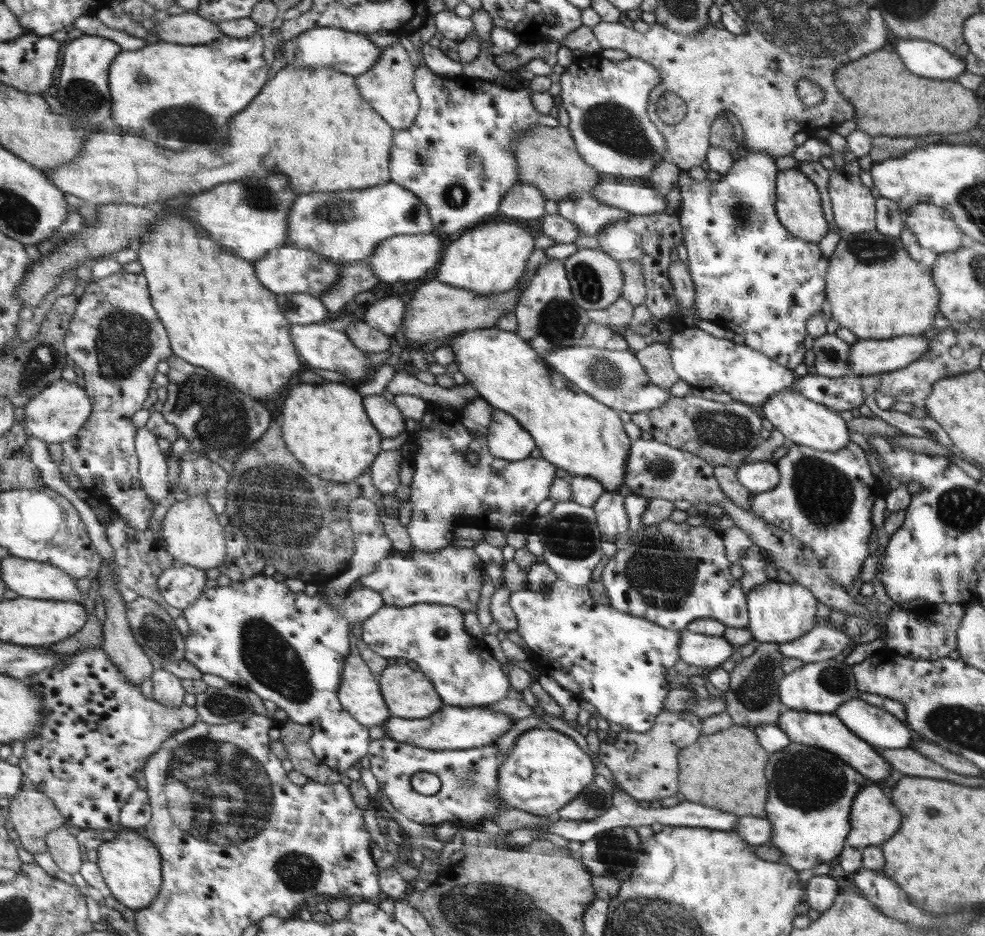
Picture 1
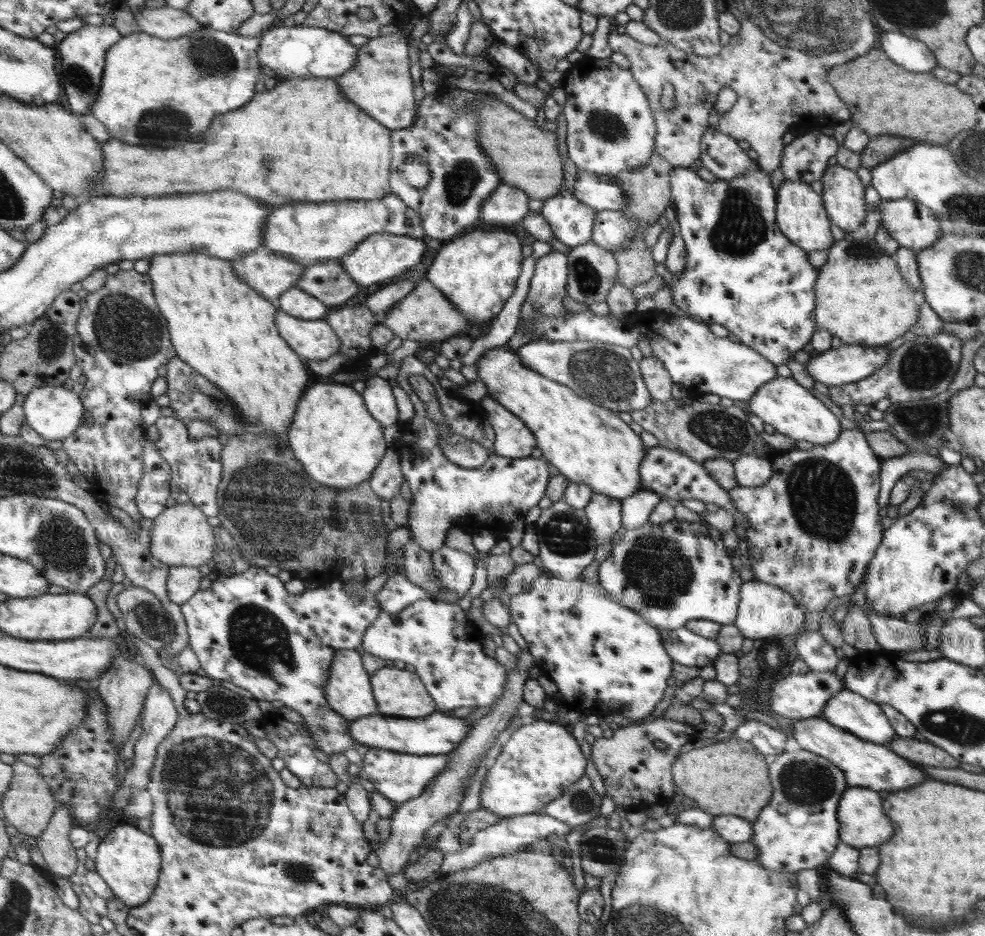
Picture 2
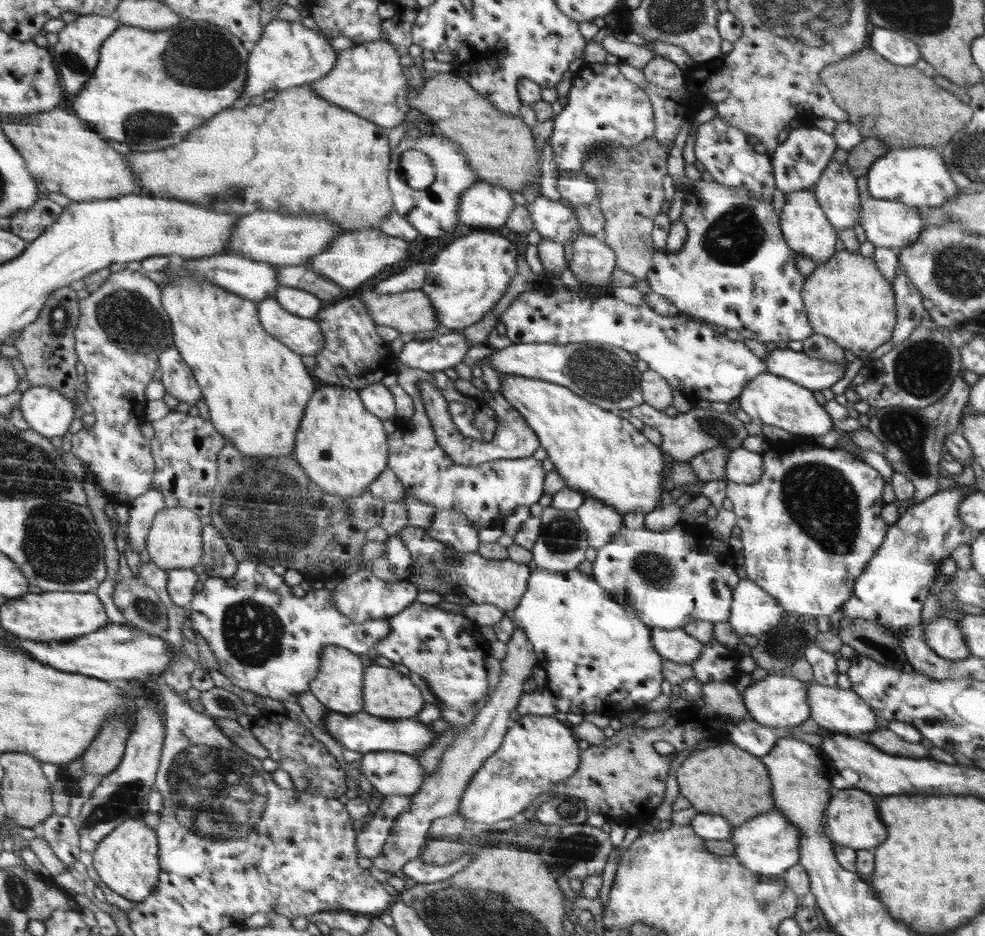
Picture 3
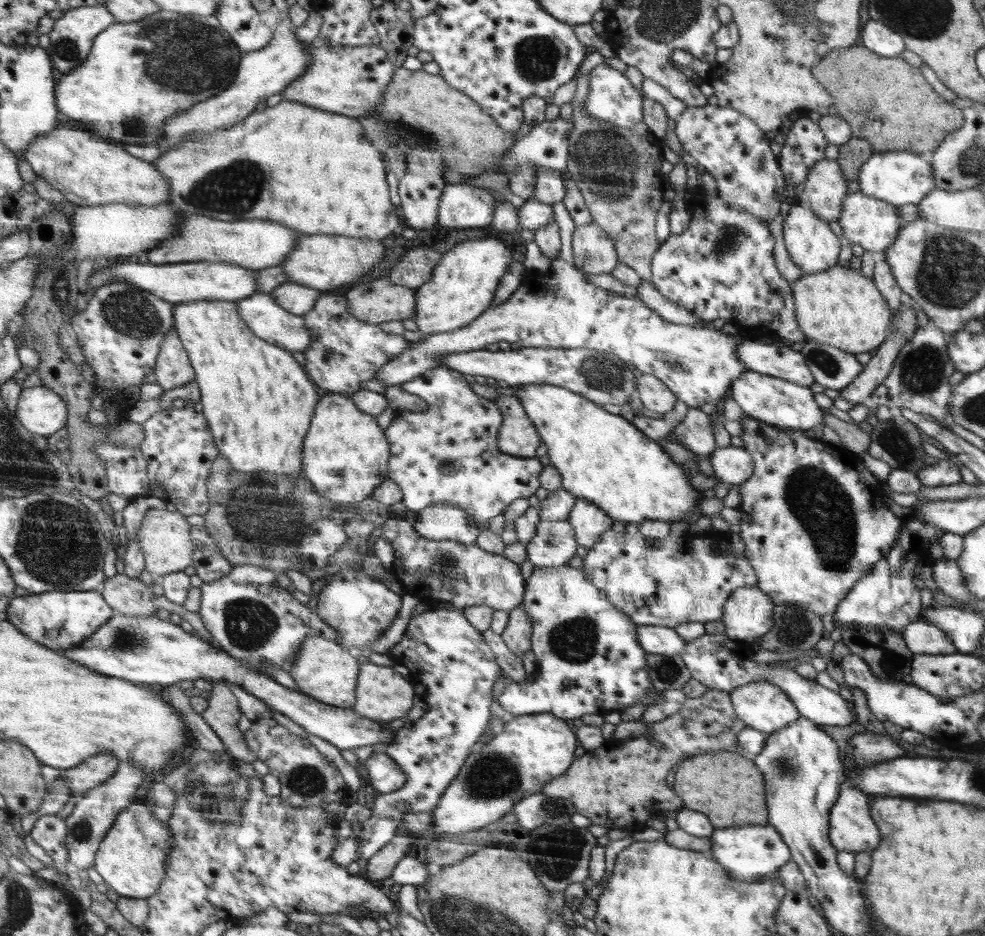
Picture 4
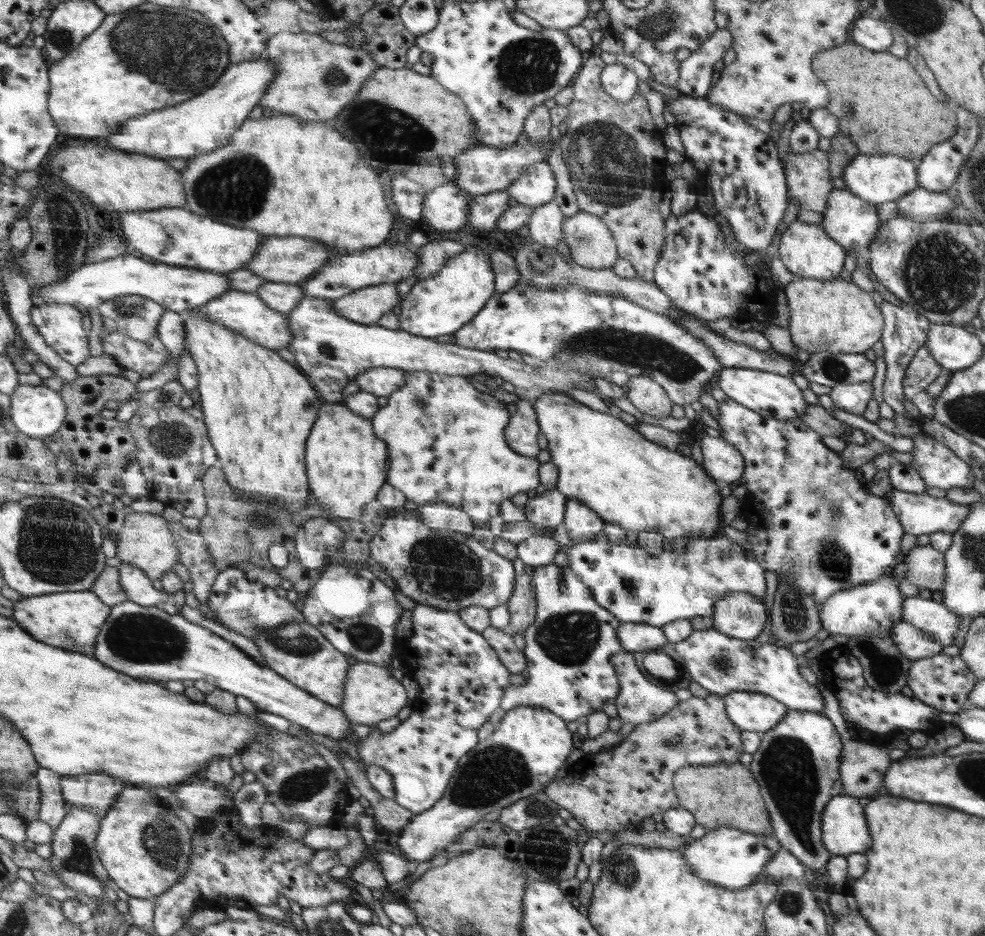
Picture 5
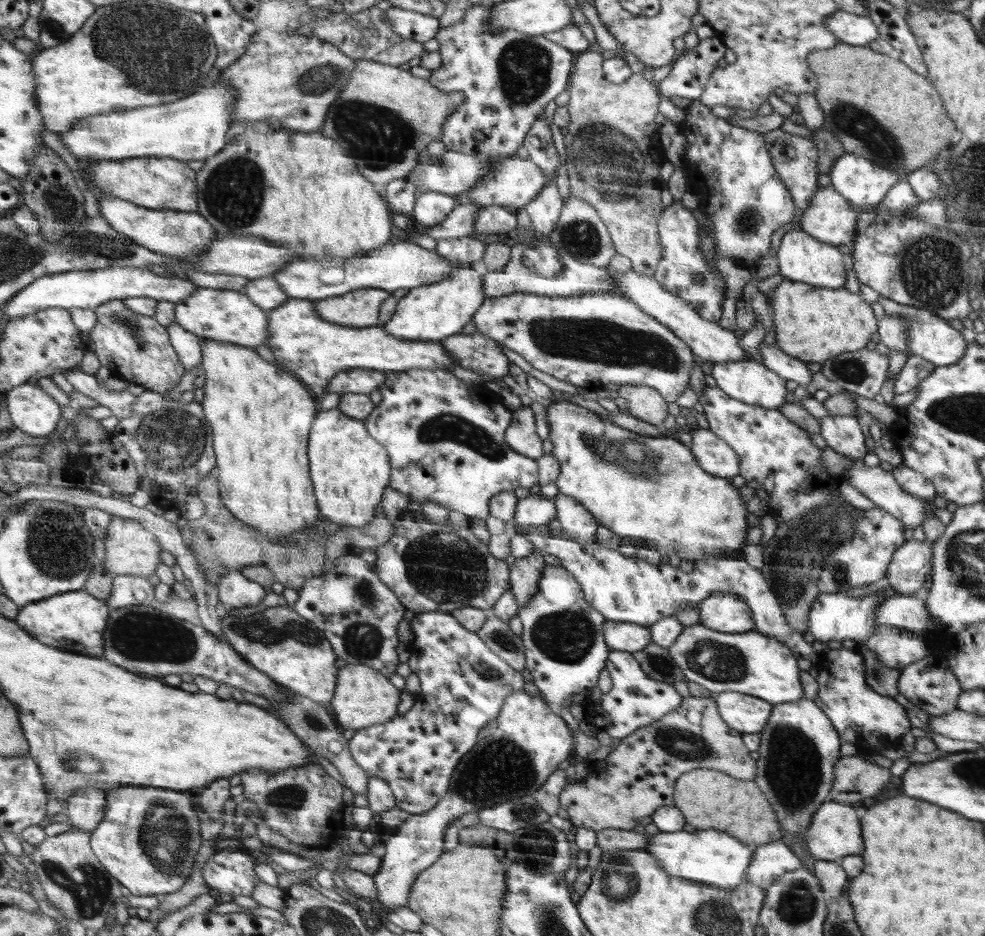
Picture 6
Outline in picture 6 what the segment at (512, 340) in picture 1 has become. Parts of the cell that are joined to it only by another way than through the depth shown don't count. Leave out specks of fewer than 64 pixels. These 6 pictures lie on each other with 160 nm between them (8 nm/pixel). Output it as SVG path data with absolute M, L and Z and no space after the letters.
M558 400L546 409L549 439L554 445L552 456L559 463L555 485L560 494L582 503L602 526L618 534L622 540L631 538L635 545L648 542L660 554L674 554L690 561L737 556L748 530L746 504L740 498L739 488L728 479L704 471L691 450L678 438L670 432L660 436L640 435L569 401Z

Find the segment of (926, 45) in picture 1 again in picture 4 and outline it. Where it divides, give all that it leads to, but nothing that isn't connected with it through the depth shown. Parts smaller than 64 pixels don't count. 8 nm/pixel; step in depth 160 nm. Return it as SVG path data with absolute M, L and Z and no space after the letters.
M874 20L864 24L859 44L880 56L900 57L906 49L906 43L903 38L900 38L900 34L884 26L884 23L874 22Z

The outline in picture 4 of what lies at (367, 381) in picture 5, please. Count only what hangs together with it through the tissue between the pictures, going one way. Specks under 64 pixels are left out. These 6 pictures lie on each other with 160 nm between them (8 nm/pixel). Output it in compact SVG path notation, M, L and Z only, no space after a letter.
M563 200L557 202L556 204L552 205L552 211L554 211L554 220L558 225L559 236L561 238L561 247L558 253L558 256L551 258L551 268L552 274L550 275L550 290L534 290L534 294L538 294L538 296L520 296L518 294L518 289L514 294L511 294L508 297L508 300L502 302L498 306L492 305L491 308L488 308L486 312L482 313L475 321L472 321L470 325L463 326L462 329L456 329L452 332L446 333L436 333L426 335L421 341L414 341L413 346L408 350L405 350L400 357L396 357L394 361L391 361L387 365L384 365L382 369L378 372L378 378L380 382L385 384L385 388L387 389L390 386L396 386L397 384L402 385L404 382L408 382L413 378L419 376L419 374L426 373L430 369L435 369L438 366L441 366L441 358L445 357L447 354L450 353L461 353L461 352L470 352L470 351L477 351L480 349L486 348L489 344L494 344L494 342L502 342L505 340L506 342L512 343L514 341L520 344L521 348L588 348L590 350L597 350L598 352L602 352L605 354L612 353L614 356L617 356L620 360L623 360L628 365L632 364L635 368L638 368L642 374L651 374L656 378L662 379L664 383L675 393L676 398L687 404L689 407L699 407L705 402L709 403L717 403L720 404L725 397L728 397L730 394L730 388L736 378L740 376L743 372L747 372L747 368L743 366L742 359L739 358L738 353L738 346L740 341L736 339L734 336L727 335L721 333L716 328L708 327L698 327L698 326L684 326L683 324L676 324L674 322L668 322L664 319L661 315L659 315L656 311L652 310L651 307L648 307L646 303L642 301L638 296L626 296L624 293L616 293L612 290L606 290L603 287L596 287L591 286L591 283L586 281L584 275L582 275L581 271L578 271L577 267L575 266L575 258L573 256L573 246L572 246L572 236L574 235L574 230L576 228L575 222L570 218L570 213L566 210L564 206Z

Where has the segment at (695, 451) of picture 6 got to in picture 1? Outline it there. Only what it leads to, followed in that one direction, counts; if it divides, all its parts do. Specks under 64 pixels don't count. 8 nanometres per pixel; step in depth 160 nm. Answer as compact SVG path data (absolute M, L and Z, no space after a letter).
M772 461L748 462L740 466L736 472L738 483L749 492L760 494L772 490L782 480L778 466Z

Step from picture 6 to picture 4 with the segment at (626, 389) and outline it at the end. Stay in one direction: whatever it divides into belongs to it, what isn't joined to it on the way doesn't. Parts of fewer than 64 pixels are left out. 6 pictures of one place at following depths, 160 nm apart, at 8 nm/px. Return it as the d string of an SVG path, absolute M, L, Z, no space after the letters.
M651 374L636 379L636 395L648 410L660 414L670 413L677 401L675 393L662 381Z

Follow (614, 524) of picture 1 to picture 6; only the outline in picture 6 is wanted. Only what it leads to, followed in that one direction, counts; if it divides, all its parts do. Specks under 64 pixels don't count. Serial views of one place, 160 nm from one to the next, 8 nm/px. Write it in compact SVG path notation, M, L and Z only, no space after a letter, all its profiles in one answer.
M560 494L554 499L556 516L562 525L561 533L579 543L590 543L597 540L597 519L576 499Z

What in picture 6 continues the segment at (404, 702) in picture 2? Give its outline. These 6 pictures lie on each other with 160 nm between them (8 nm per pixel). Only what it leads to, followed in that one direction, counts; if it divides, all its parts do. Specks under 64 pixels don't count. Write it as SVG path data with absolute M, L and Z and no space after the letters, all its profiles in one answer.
M356 664L345 665L340 669L336 681L335 696L329 704L339 722L345 729L360 730L372 725L381 725L396 717L396 708L400 702L400 690L388 682L383 674L372 667Z

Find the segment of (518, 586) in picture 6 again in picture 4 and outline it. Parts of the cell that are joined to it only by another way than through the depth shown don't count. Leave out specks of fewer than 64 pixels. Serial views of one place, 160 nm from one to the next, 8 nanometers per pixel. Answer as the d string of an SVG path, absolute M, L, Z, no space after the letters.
M523 602L509 612L509 619L501 637L506 646L520 658L531 649L531 634L533 633L531 616L525 611Z

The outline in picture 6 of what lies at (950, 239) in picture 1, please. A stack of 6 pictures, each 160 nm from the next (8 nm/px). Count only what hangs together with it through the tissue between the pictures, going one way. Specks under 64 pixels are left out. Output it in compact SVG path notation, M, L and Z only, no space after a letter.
M831 185L820 186L811 205L802 210L798 228L820 242L849 245L856 240L856 218L854 206L844 195Z

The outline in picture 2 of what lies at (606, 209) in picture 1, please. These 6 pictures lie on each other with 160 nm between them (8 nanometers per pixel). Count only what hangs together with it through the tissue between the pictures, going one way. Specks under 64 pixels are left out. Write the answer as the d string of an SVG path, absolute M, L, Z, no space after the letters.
M570 192L544 200L539 213L549 222L554 239L562 244L574 247L591 240L597 210Z

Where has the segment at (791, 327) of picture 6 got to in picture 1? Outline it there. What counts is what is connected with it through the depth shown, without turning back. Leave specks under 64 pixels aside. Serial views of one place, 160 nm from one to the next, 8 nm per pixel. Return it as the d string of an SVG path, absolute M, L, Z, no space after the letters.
M877 230L867 233L844 232L829 262L825 300L830 310L826 315L838 321L840 329L848 330L860 339L894 339L930 330L939 312L939 298L942 295L930 268L910 257L900 237L888 237Z

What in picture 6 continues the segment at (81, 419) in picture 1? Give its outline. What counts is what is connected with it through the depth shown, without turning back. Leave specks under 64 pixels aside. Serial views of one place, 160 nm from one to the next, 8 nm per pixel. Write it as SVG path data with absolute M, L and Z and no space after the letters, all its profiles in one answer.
M39 384L19 386L8 392L6 399L13 422L24 433L48 437L57 432L64 406Z

